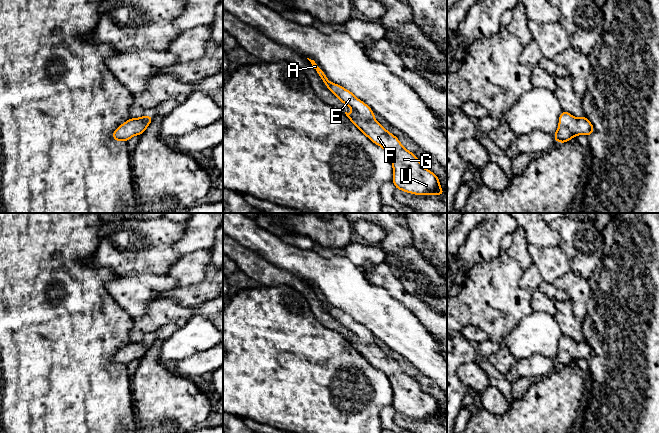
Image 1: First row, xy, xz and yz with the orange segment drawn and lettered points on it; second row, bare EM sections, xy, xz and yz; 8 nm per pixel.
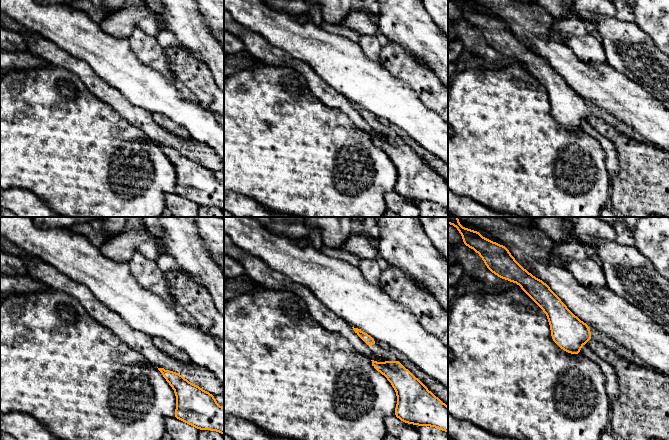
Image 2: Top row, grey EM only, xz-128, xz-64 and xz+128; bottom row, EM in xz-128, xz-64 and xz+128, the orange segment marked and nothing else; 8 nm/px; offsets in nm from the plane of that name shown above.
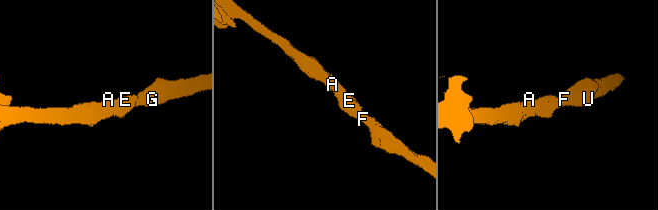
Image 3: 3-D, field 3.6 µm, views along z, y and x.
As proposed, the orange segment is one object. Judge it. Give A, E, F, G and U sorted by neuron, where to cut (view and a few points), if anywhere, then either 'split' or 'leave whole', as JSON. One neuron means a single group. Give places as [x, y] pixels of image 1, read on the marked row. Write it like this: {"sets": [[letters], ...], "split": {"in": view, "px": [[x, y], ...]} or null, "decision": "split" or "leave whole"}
{"sets": [["A", "E", "F", "G", "U"]], "split": null, "decision": "leave whole"}

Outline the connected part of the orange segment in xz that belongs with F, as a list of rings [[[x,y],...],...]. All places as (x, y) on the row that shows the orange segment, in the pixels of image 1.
[[[307,58],[313,68],[316,70],[326,87],[336,95],[339,100],[353,109],[353,113],[345,112],[350,121],[366,135],[373,143],[381,146],[389,155],[393,165],[393,183],[396,189],[416,194],[416,195],[445,195],[445,192],[441,189],[439,184],[439,177],[428,169],[425,169],[420,160],[414,153],[409,152],[403,147],[398,138],[389,133],[380,123],[374,119],[375,113],[370,109],[368,105],[359,100],[353,95],[352,92],[346,90],[340,85],[331,83],[326,77],[323,70],[315,63],[314,60]]]

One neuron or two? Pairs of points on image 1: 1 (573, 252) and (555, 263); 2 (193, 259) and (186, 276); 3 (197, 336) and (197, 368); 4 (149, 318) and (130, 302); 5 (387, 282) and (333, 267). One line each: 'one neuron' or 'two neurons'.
1: two neurons
2: one neuron
3: two neurons
4: two neurons
5: two neurons

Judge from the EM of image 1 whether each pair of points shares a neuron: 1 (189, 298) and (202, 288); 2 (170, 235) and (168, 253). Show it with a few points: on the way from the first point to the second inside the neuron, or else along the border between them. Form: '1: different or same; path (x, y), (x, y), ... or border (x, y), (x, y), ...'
1: same; path (192, 295), (199, 291)
2: same; path (168, 239), (168, 249)

